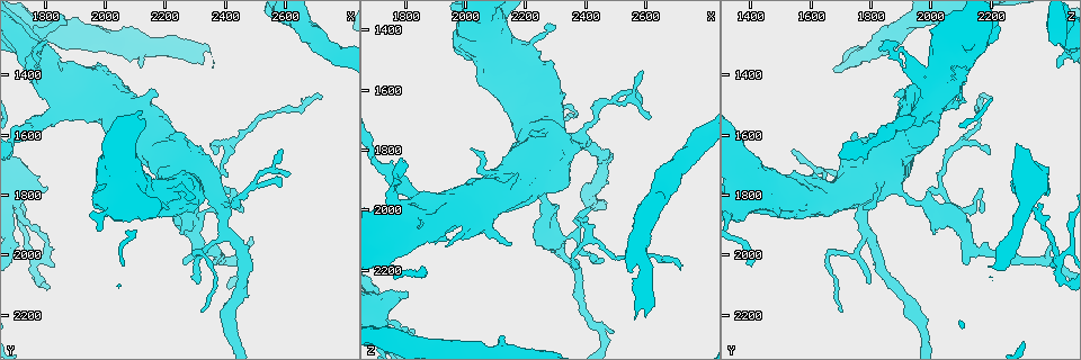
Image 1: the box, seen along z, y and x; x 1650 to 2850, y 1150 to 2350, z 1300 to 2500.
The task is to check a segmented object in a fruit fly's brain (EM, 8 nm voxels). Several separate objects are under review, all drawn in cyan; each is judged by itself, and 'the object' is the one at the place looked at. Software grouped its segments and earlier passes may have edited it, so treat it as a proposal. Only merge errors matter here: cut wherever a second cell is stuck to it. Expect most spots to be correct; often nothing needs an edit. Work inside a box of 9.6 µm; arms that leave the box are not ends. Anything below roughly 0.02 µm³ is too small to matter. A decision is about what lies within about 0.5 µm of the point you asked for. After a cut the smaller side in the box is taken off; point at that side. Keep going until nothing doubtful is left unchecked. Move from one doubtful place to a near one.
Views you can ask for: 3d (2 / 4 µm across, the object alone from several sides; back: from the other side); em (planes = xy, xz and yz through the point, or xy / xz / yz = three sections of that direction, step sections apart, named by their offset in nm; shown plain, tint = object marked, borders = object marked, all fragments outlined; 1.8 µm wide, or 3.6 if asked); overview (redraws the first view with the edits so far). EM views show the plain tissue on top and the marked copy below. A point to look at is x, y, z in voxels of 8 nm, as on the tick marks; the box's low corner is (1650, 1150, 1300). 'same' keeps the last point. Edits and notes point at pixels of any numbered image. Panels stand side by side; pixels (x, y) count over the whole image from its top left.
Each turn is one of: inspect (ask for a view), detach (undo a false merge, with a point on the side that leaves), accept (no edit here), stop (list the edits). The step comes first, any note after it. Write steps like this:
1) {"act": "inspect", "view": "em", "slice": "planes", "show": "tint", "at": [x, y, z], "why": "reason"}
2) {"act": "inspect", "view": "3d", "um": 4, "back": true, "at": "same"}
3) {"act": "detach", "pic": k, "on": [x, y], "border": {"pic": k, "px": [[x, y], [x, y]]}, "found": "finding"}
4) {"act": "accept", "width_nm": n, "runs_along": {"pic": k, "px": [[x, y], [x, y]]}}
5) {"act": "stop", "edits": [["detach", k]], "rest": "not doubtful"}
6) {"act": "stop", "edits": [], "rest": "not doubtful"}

{"act": "inspect", "view": "3d", "um": 2, "at": [1790, 2020, 2410], "why": "arms part here"}

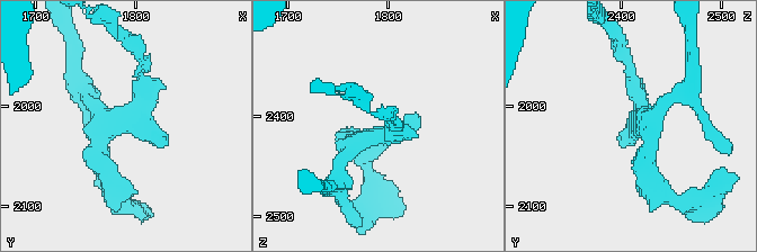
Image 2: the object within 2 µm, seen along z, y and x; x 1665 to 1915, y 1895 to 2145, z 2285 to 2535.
{"act": "inspect", "view": "em", "slice": "xy", "step": 16, "show": "tint", "at": [1784, 2010, 2420], "why": "shape alone is not enough"}

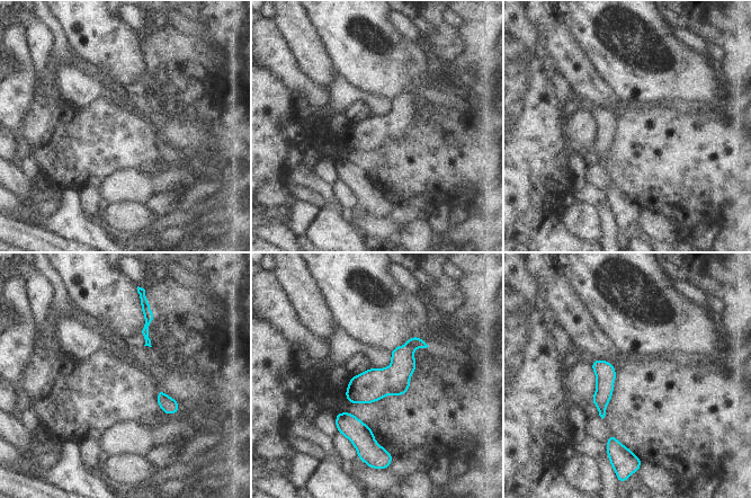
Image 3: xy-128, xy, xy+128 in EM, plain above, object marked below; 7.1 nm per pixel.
{"act": "inspect", "view": "em", "slice": "planes", "show": "tint", "at": "same"}

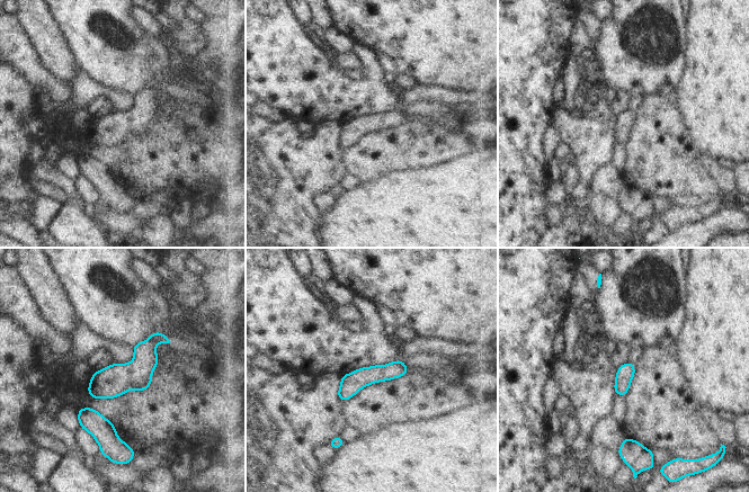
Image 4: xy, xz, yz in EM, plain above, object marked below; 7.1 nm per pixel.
{"act": "accept", "found": "one cell here"}

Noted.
{"act": "inspect", "view": "3d", "um": 4, "back": true, "at": [1970, 1420, 2000], "why": "sharp bend"}

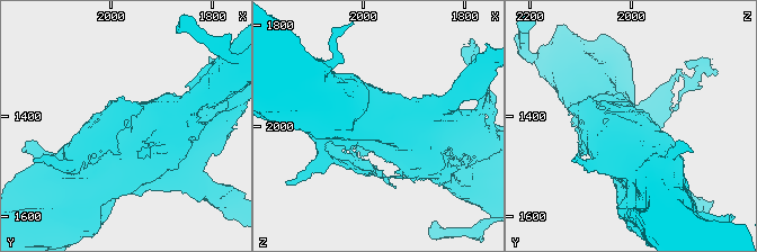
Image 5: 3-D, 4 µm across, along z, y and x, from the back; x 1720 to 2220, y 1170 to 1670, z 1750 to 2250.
{"act": "inspect", "view": "em", "um": 3.6, "slice": "planes", "show": "tint", "at": [1970, 1425, 2000], "why": "shape alone is not enough"}

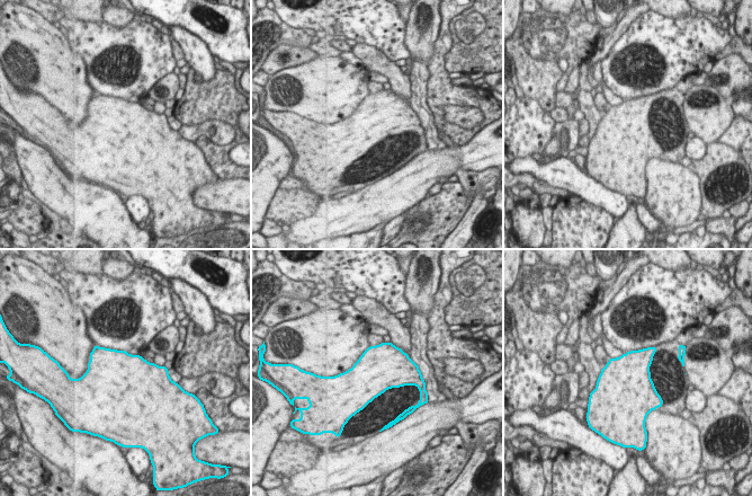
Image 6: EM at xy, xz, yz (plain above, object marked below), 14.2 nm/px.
{"act": "accept", "found": "all the same cell"}

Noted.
{"act": "inspect", "view": "em", "slice": "xy", "step": 16, "show": "tint", "at": [1780, 1360, 1900], "why": "sudden change in width"}

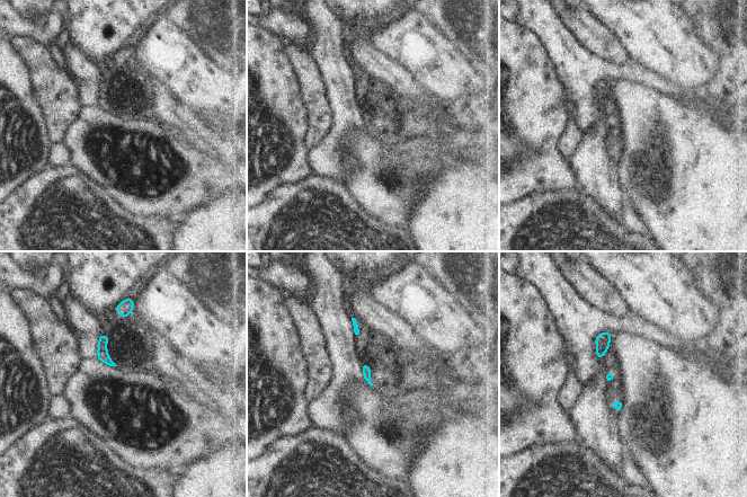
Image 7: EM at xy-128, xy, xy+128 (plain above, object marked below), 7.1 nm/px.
{"act": "inspect", "view": "em", "slice": "planes", "show": "tint", "at": "same", "why": "another direction"}

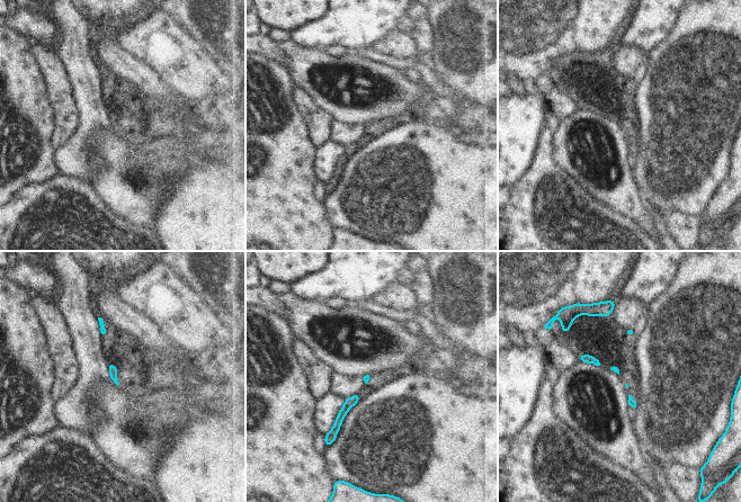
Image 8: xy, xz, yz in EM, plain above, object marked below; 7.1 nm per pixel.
{"act": "accept", "found": "one cell here"}

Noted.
{"act": "inspect", "view": "3d", "um": 4, "back": true, "at": [1750, 1390, 1990], "why": "arms run side by side"}

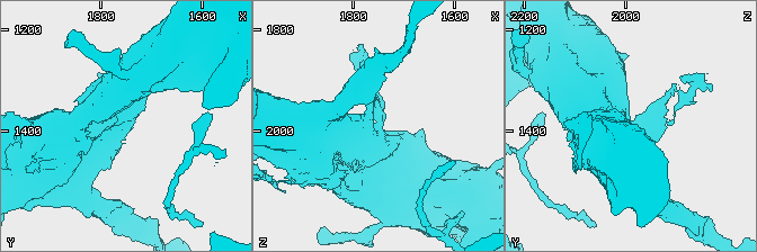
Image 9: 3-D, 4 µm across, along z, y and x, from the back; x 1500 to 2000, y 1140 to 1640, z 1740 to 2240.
{"act": "inspect", "view": "em", "slice": "yz", "step": 16, "show": "tint", "at": [1745, 1390, 2000]}

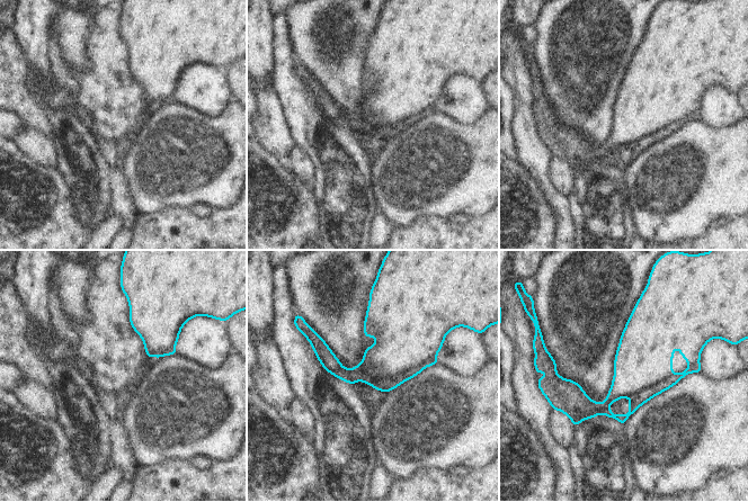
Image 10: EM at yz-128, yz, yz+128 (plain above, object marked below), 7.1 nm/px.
{"act": "inspect", "view": "em", "slice": "xz", "step": 4, "show": "tint", "at": "same", "why": "another direction"}

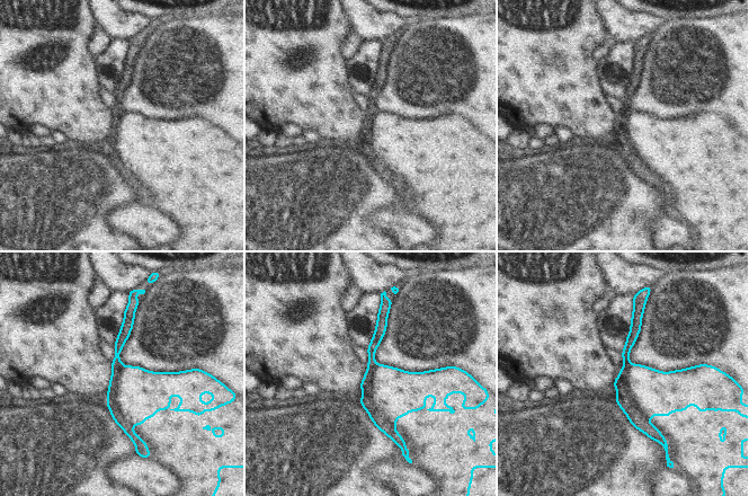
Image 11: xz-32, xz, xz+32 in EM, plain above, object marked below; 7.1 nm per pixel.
{"act": "accept", "found": "all the same cell"}

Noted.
{"act": "stop", "edits": [], "rest": "not doubtful"}

